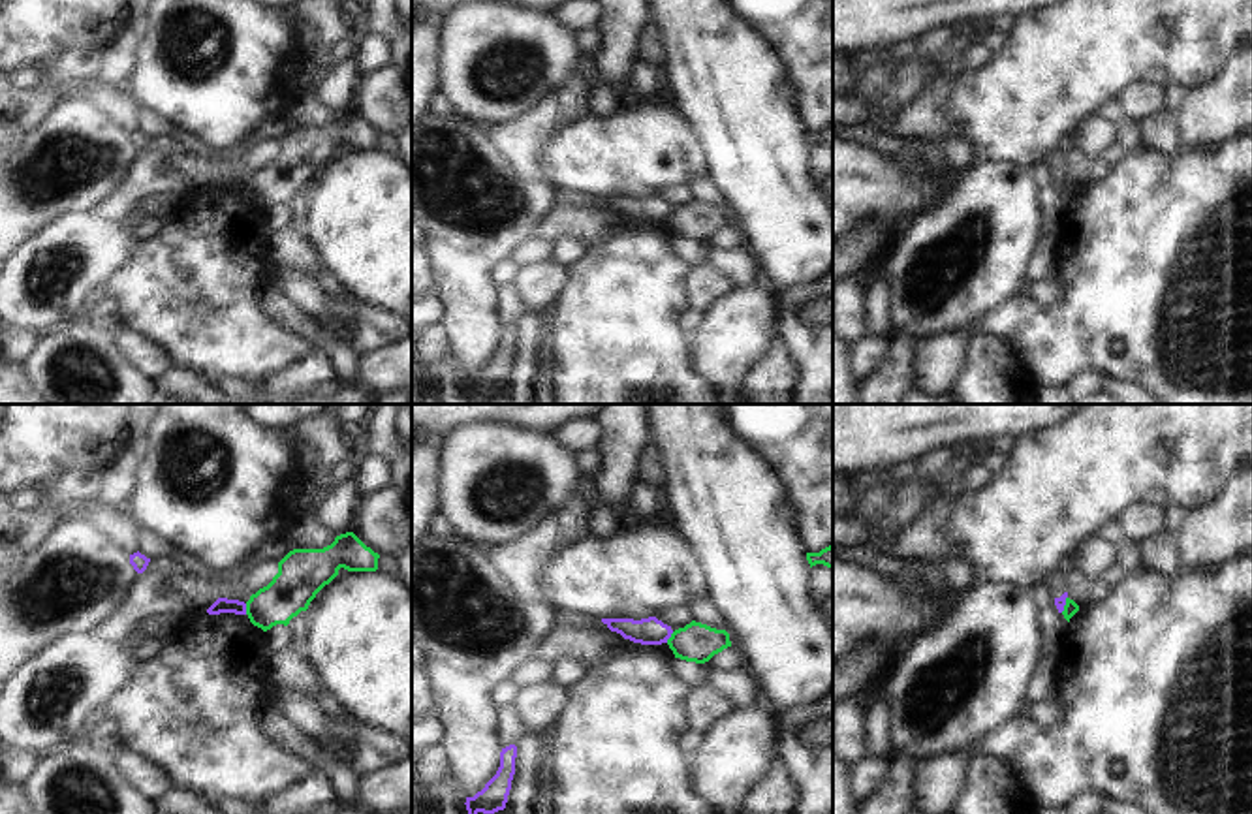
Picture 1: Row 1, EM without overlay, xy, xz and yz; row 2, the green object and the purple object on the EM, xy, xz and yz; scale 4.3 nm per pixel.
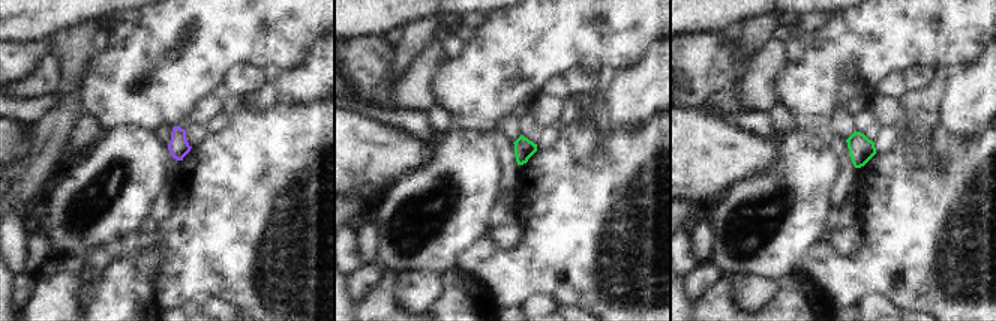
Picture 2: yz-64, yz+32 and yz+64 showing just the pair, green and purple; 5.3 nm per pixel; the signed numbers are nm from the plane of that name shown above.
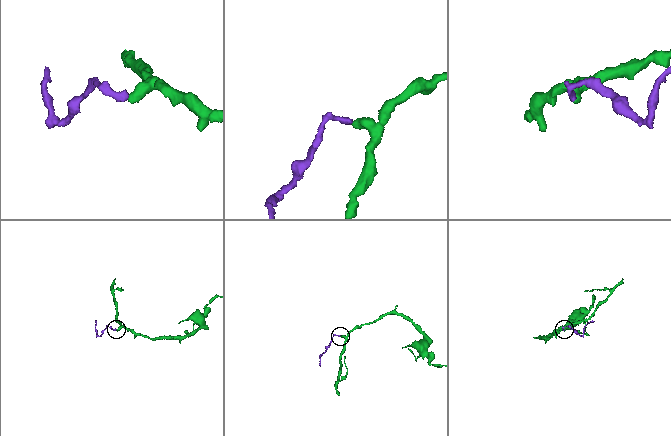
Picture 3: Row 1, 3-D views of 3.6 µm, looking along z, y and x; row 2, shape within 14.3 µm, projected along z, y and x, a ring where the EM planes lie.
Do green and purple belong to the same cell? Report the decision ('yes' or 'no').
no

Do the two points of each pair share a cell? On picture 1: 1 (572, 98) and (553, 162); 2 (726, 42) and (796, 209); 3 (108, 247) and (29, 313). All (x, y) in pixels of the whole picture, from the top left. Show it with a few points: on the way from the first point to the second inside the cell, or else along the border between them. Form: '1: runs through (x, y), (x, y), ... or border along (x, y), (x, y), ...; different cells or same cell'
1: border along (587, 113), (549, 138), (538, 166); different cells
2: runs through (728, 83), (751, 134), (760, 168); same cell
3: runs through (74, 241), (34, 249), (21, 279); same cell

